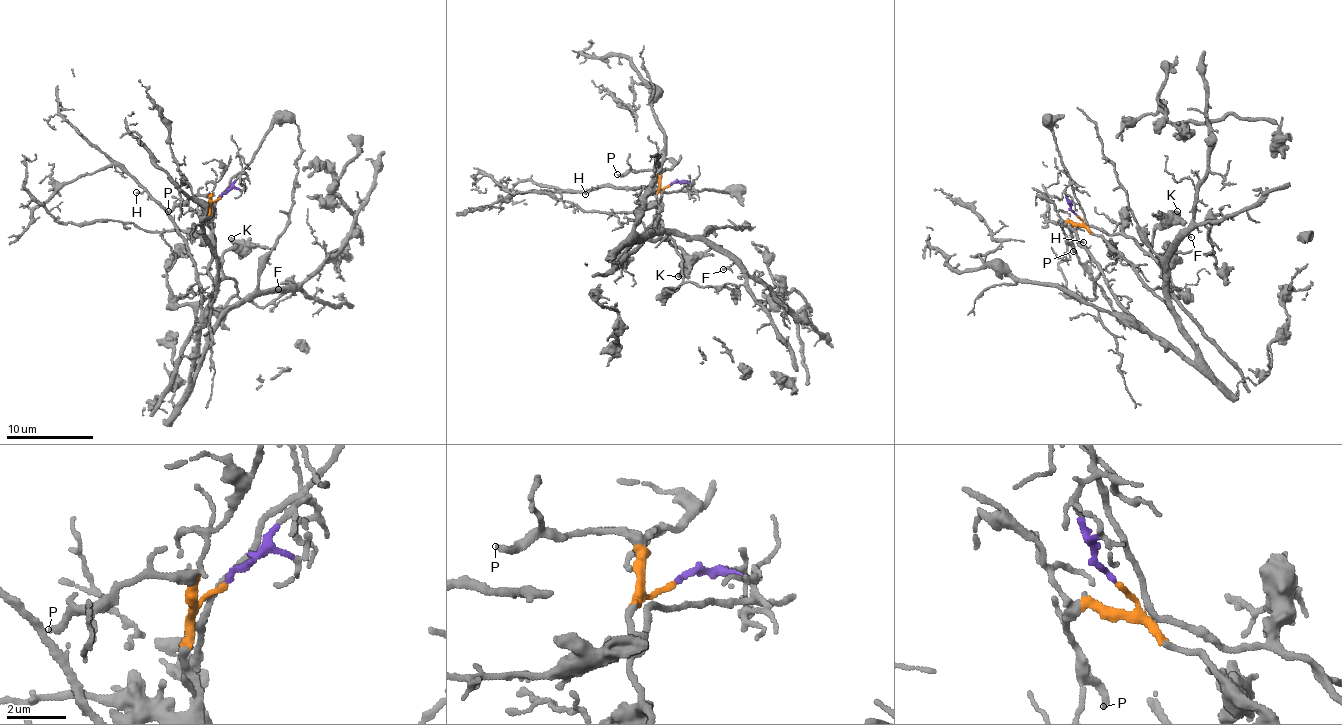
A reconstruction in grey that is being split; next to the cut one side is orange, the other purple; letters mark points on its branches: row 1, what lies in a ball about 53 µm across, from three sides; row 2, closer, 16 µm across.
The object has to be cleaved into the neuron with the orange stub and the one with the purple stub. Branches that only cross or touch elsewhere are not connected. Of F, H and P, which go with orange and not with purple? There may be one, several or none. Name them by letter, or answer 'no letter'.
F, H, P

